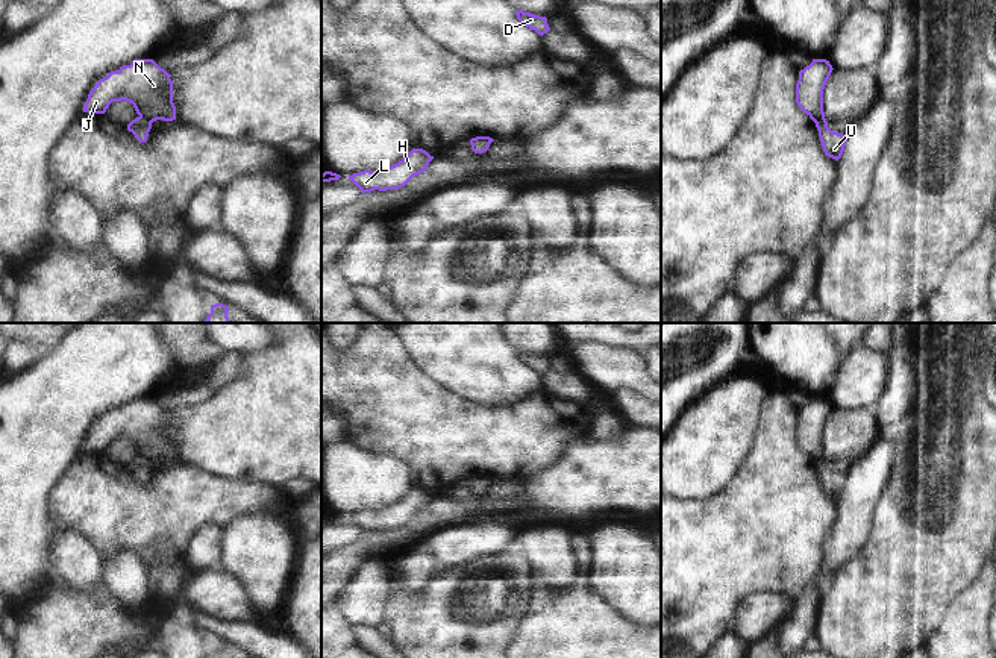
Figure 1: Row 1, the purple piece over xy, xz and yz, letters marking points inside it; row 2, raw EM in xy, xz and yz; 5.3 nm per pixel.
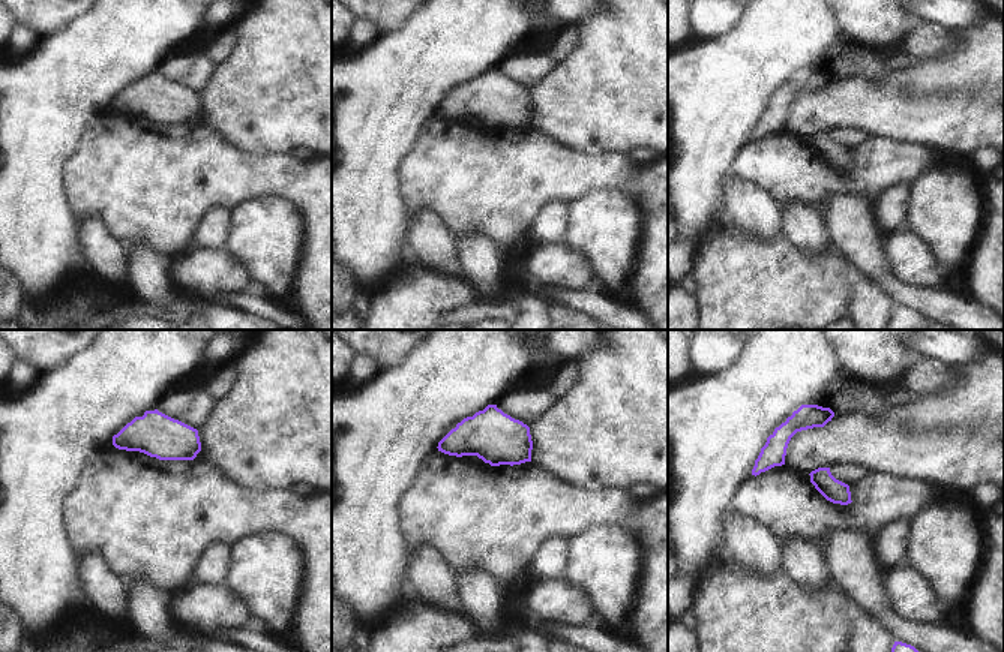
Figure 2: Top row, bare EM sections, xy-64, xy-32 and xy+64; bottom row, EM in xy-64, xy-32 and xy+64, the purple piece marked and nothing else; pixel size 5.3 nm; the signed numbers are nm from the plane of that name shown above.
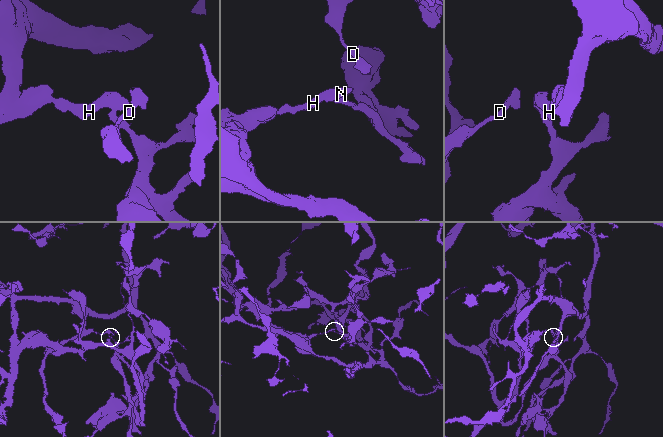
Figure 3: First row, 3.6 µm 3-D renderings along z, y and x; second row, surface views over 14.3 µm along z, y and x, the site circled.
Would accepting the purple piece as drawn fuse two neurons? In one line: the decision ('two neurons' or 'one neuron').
two neurons

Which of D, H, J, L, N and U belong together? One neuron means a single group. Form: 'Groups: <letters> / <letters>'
Groups: D U / H J L N.

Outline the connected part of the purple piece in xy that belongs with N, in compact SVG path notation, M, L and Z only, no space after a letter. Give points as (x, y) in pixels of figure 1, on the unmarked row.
M133 399L117 411L108 412L89 431L83 452L105 453L112 441L126 440L147 461L176 459L173 421L153 399Z

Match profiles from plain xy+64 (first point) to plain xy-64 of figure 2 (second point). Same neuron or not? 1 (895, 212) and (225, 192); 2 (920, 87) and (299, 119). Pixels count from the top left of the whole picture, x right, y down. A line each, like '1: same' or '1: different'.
1: different
2: same

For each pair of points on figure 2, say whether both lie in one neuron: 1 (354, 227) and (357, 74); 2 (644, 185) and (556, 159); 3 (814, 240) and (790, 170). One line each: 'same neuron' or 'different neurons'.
1: same neuron
2: same neuron
3: different neurons

